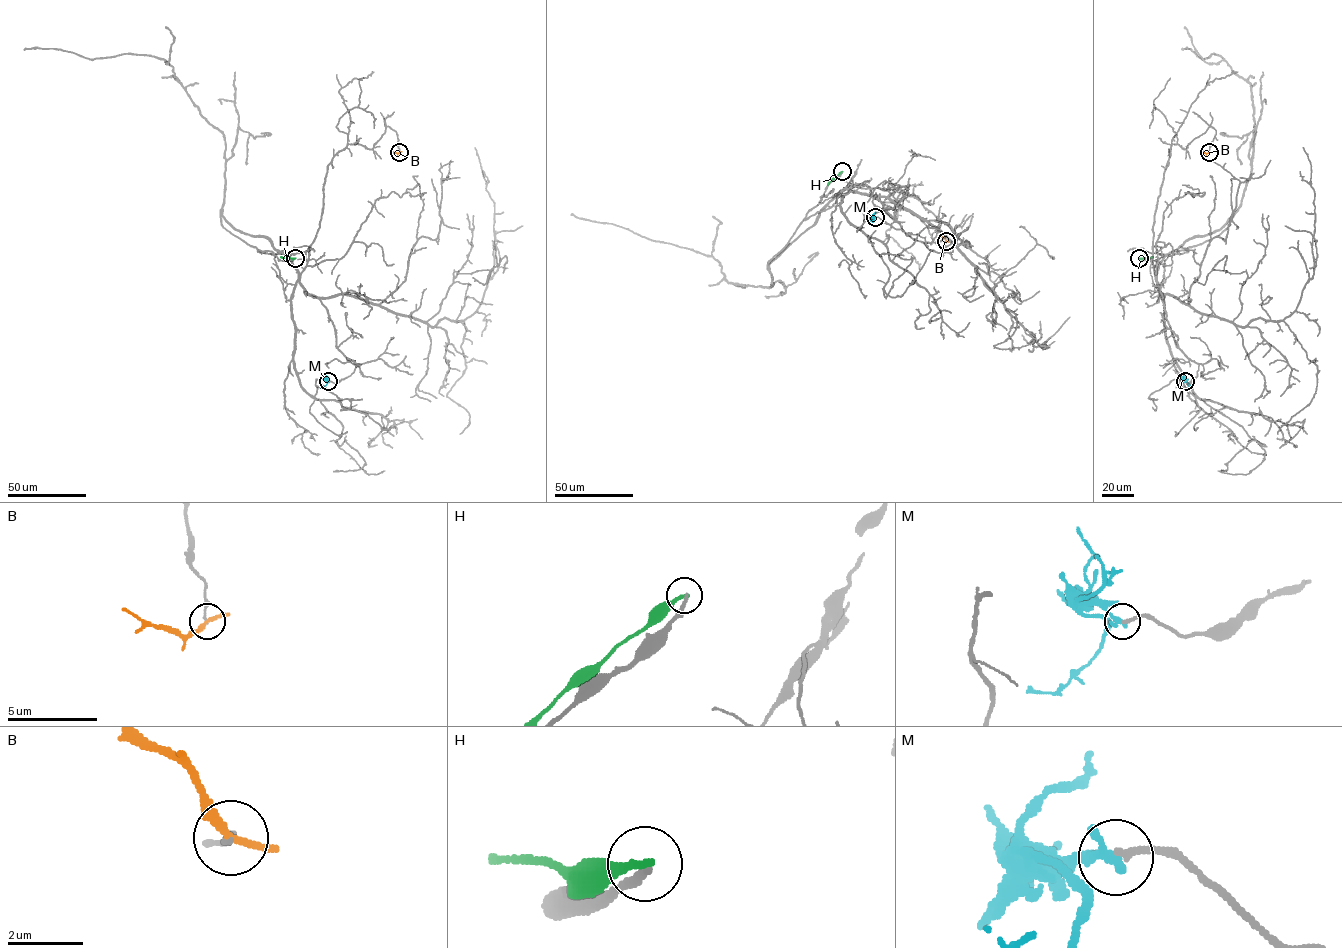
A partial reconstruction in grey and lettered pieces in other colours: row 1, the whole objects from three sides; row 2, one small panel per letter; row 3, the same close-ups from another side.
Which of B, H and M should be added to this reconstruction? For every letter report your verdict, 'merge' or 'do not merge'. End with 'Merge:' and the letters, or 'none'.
B: do not merge
H: do not merge
M: do not merge
Merge: none

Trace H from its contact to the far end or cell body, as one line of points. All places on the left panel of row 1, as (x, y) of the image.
H: (295, 258), (280, 256)

